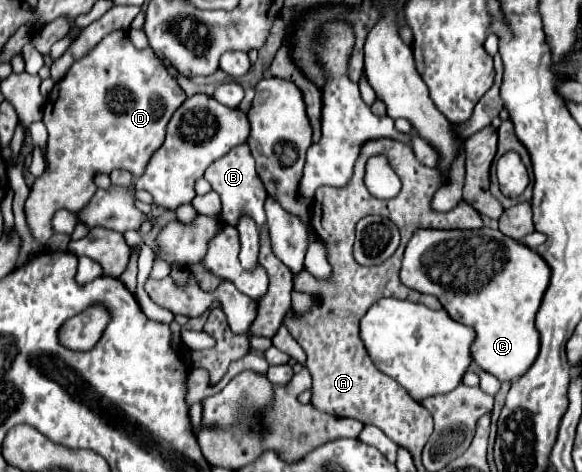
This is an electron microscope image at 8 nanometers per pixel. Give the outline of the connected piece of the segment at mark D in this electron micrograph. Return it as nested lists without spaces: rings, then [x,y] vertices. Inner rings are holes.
[[[111,32],[111,34],[105,36],[87,56],[75,60],[75,62],[71,64],[71,68],[67,70],[67,74],[55,84],[53,92],[49,94],[49,98],[47,98],[47,102],[45,102],[45,110],[43,110],[43,122],[45,122],[45,126],[47,126],[47,130],[49,130],[49,144],[47,144],[49,170],[45,170],[45,174],[35,180],[35,184],[33,184],[31,192],[29,192],[29,198],[27,198],[27,202],[25,202],[25,216],[27,216],[27,224],[29,224],[31,232],[33,232],[33,236],[35,236],[41,244],[45,244],[45,242],[51,238],[51,234],[53,234],[53,232],[51,232],[51,218],[53,218],[53,214],[55,214],[57,210],[65,208],[65,210],[79,212],[79,210],[91,200],[93,194],[95,194],[95,182],[93,182],[93,178],[95,178],[97,174],[111,174],[113,170],[121,168],[121,170],[129,170],[135,178],[139,178],[139,176],[145,172],[145,166],[147,166],[149,158],[153,156],[153,152],[163,144],[165,128],[167,128],[169,118],[171,118],[173,112],[185,102],[185,98],[187,98],[187,96],[185,96],[185,92],[179,88],[177,80],[165,70],[165,66],[163,66],[161,60],[153,54],[153,50],[151,50],[151,48],[147,48],[147,50],[137,50],[137,48],[129,42],[129,38],[127,38],[125,32]]]

